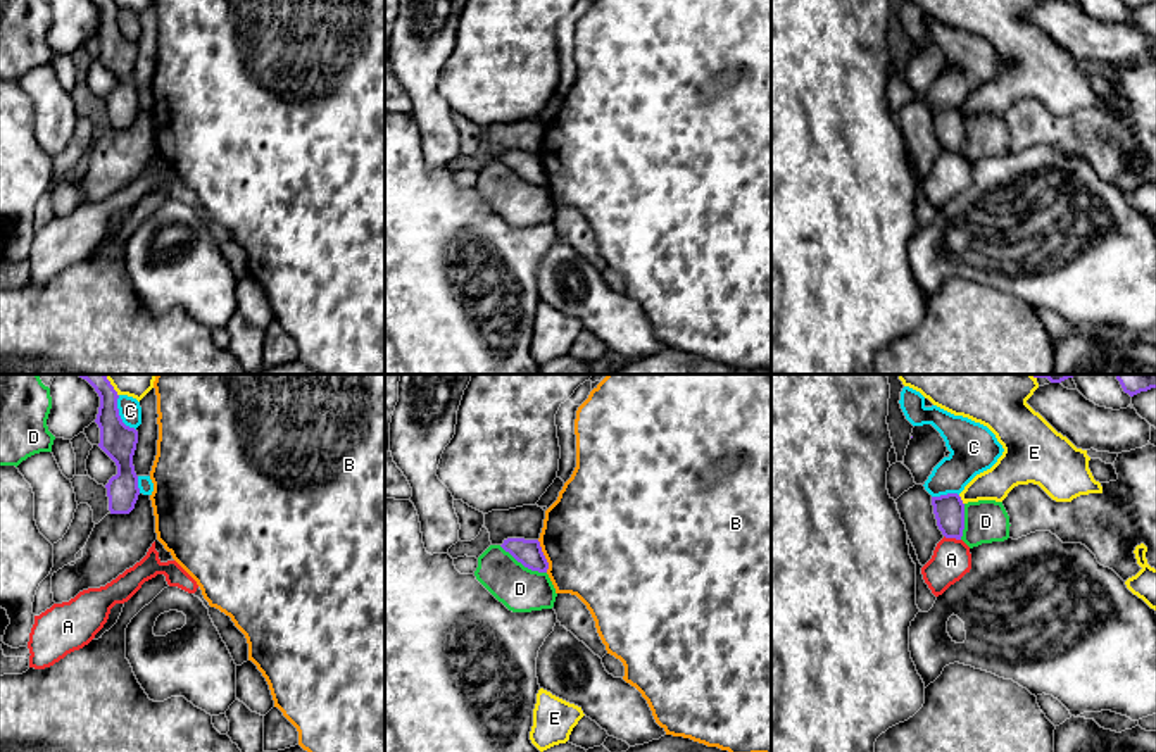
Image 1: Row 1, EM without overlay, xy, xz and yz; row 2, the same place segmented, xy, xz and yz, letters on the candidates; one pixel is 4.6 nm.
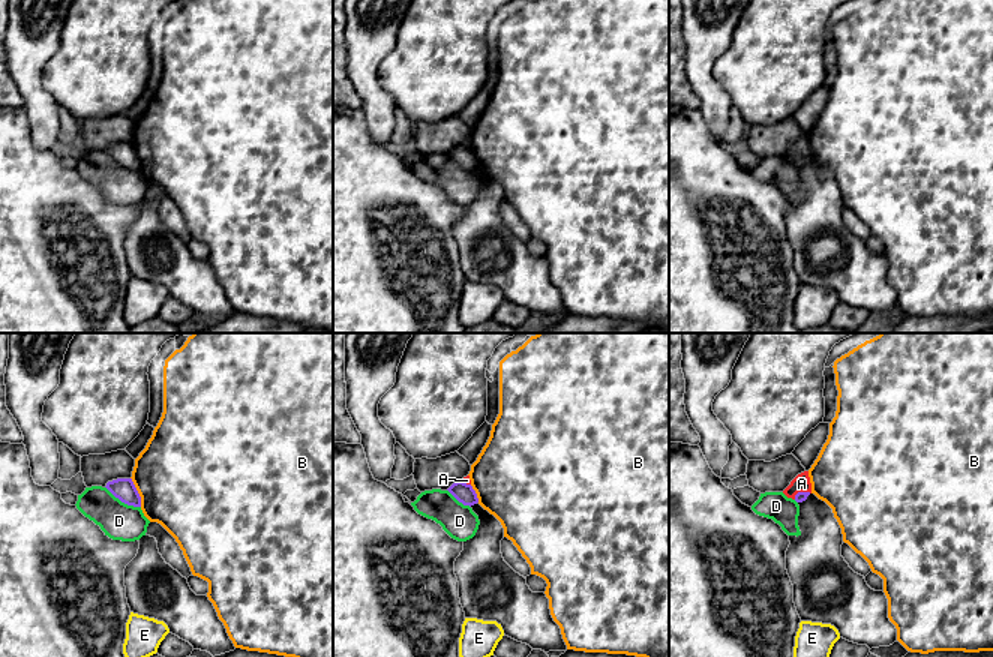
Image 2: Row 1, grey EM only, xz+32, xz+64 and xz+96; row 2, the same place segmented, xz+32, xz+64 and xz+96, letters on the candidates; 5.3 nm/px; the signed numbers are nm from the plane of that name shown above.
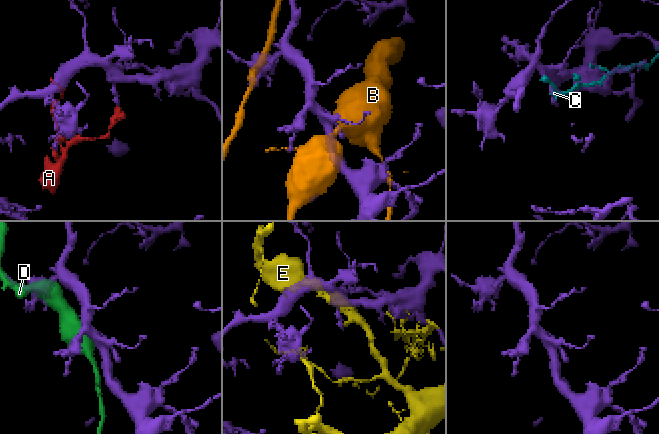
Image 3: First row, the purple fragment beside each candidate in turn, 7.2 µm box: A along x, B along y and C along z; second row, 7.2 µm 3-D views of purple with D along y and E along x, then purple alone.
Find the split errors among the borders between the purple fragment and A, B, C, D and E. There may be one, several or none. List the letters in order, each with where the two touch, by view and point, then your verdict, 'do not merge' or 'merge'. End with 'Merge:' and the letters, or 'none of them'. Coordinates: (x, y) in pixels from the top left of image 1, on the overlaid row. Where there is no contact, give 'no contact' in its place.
A: contact yz (953, 537); do not merge
B: contact xz (544, 556); do not merge
C: contact xy (118, 414); do not merge
D: contact xz (523, 564); do not merge
E: contact yz (961, 501); do not merge
Merge: none of them

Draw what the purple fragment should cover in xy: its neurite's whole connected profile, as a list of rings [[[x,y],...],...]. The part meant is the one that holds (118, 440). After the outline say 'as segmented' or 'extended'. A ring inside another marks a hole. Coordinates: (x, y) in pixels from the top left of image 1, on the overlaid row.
[[[76,374],[86,379],[100,397],[95,423],[100,428],[98,447],[116,462],[117,474],[105,485],[110,514],[129,514],[140,495],[133,455],[138,431],[123,423],[117,409],[117,392],[105,374]]]; as segmented

